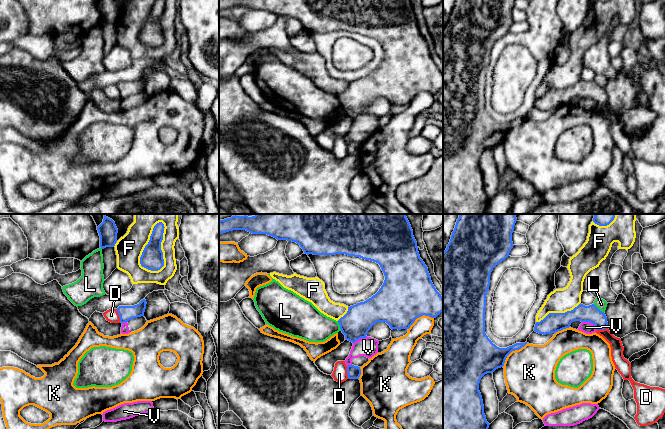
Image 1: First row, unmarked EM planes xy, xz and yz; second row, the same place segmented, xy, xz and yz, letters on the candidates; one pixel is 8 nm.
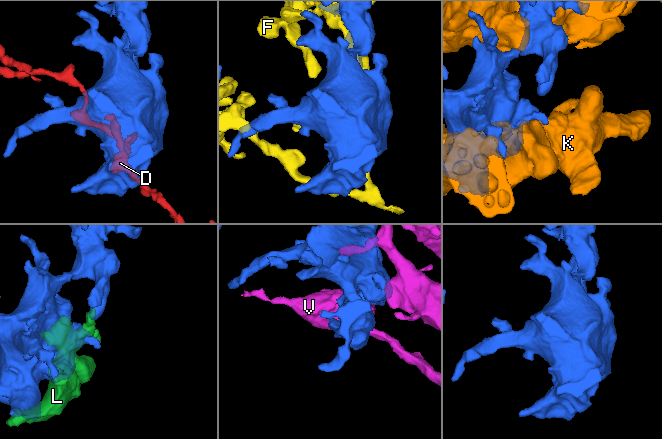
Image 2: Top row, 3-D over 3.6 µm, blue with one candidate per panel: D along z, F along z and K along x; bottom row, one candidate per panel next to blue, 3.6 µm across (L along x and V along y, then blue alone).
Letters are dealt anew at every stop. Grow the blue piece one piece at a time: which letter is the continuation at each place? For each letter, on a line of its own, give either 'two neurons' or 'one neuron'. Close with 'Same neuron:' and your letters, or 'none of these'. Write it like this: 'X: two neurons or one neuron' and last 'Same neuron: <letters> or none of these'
D: two neurons
F: two neurons
K: two neurons
L: two neurons
V: two neurons
Same neuron: none of these

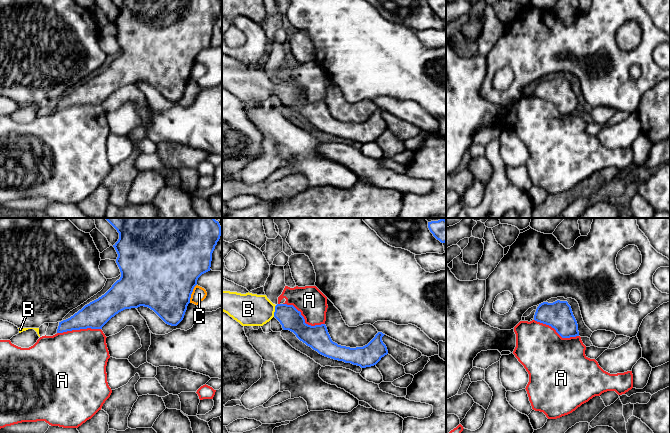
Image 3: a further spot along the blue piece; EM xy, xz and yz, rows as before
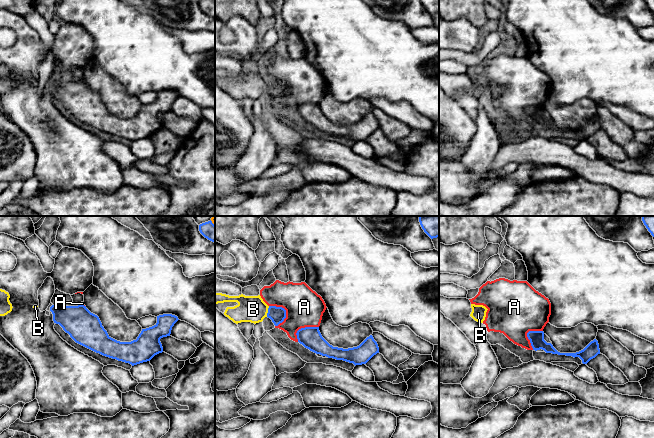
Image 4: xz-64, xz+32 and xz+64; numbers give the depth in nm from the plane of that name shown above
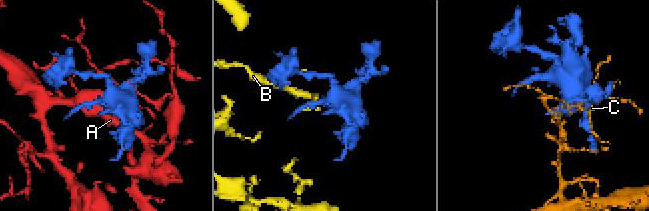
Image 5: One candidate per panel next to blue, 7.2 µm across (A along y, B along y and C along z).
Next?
A: two neurons
B: one neuron
C: two neurons
Same neuron: B

